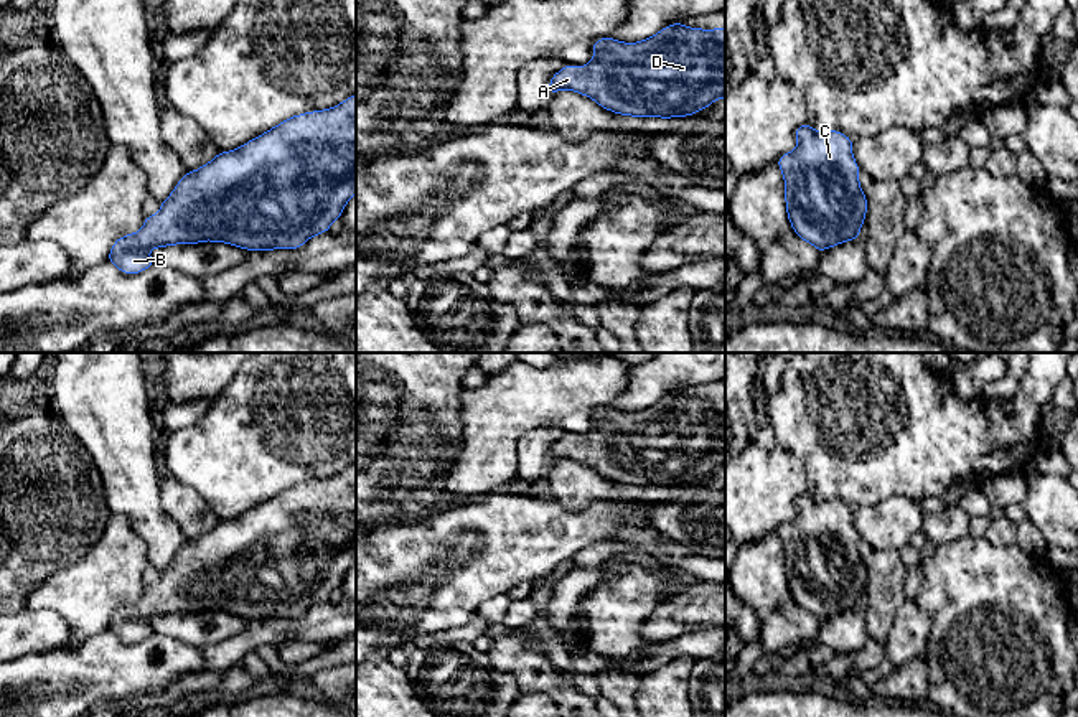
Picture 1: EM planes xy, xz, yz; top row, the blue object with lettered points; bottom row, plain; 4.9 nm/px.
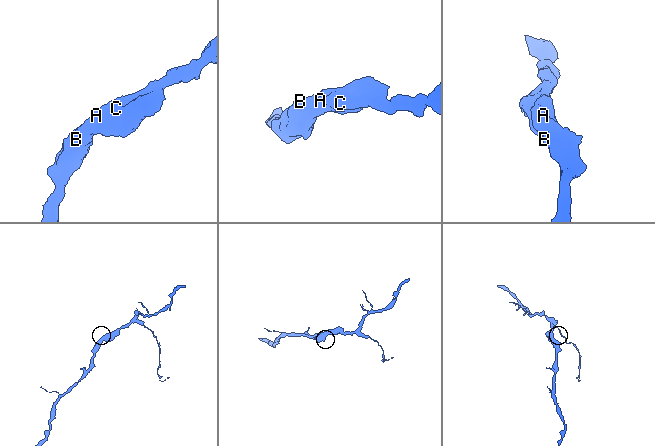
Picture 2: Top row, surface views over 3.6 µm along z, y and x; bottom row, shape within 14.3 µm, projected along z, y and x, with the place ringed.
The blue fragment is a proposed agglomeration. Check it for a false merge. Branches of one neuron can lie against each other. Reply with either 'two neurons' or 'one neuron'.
one neuron

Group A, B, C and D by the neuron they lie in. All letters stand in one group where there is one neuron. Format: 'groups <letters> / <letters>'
groups A B C D

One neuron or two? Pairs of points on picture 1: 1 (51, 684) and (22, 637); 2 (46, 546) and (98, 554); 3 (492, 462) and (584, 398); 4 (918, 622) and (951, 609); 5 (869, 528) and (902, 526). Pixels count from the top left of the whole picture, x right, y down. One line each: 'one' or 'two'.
1: two
2: two
3: one
4: two
5: one

